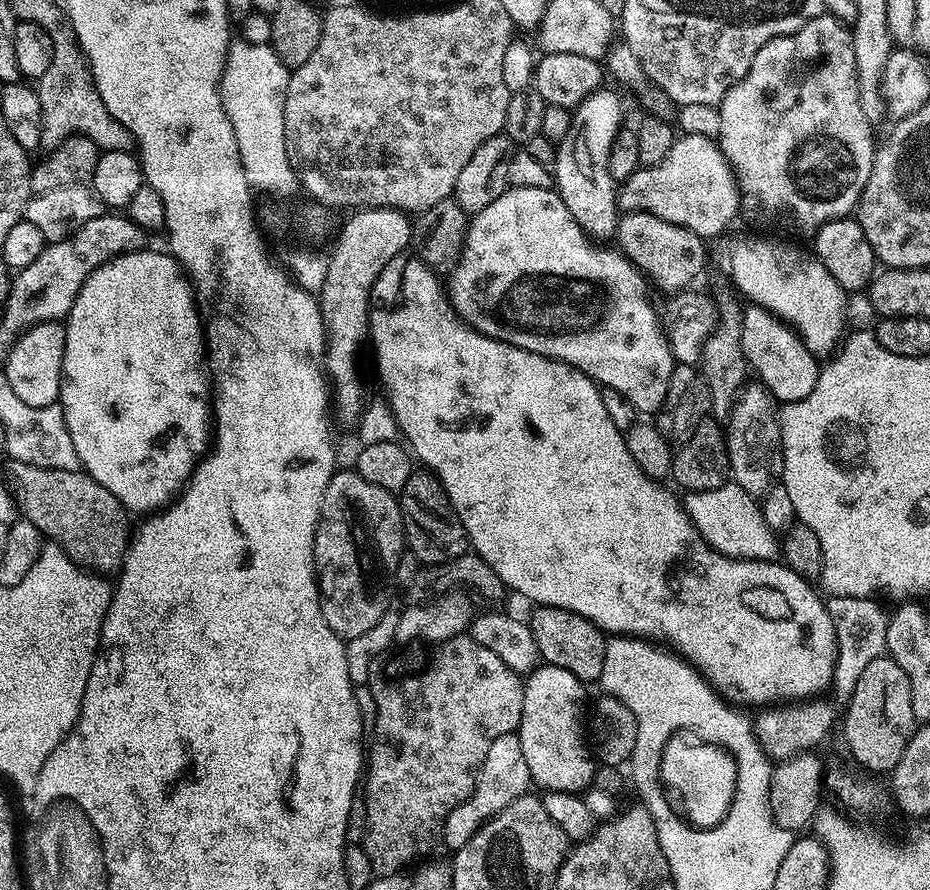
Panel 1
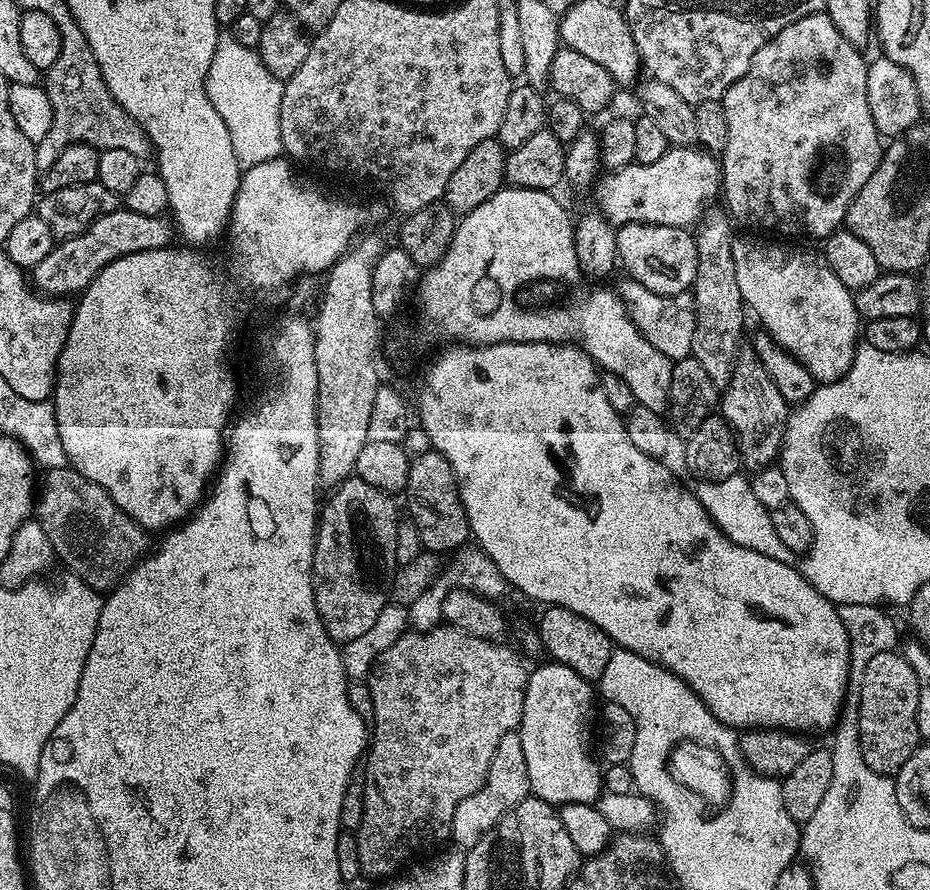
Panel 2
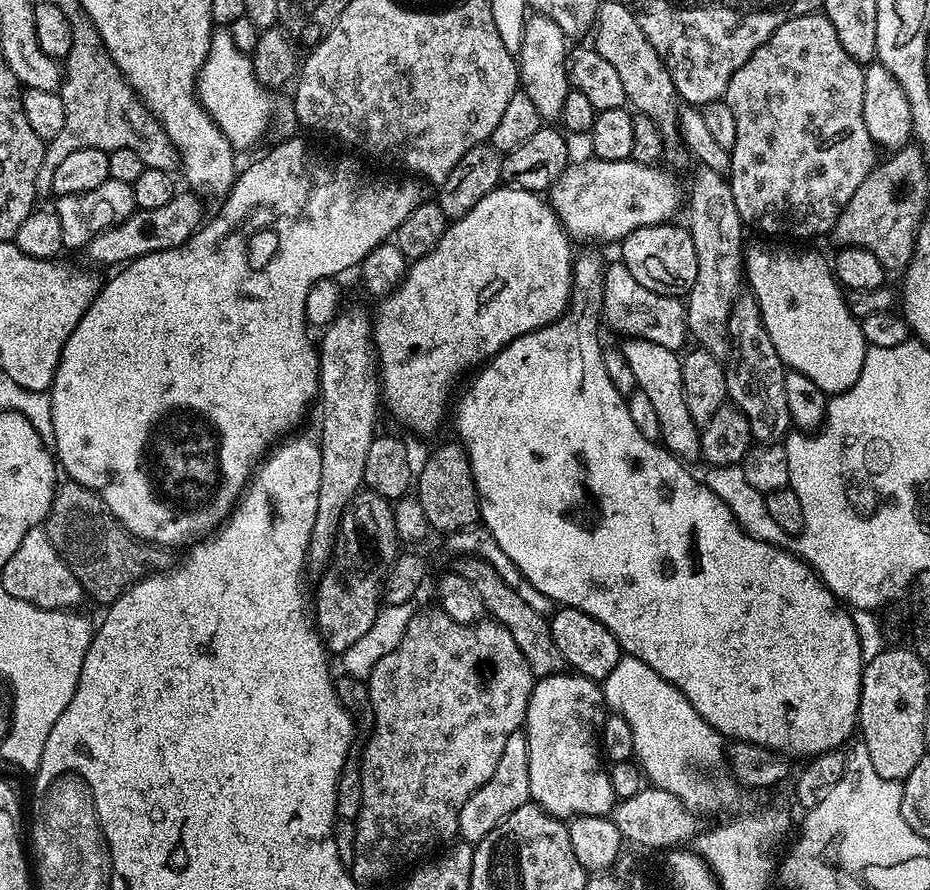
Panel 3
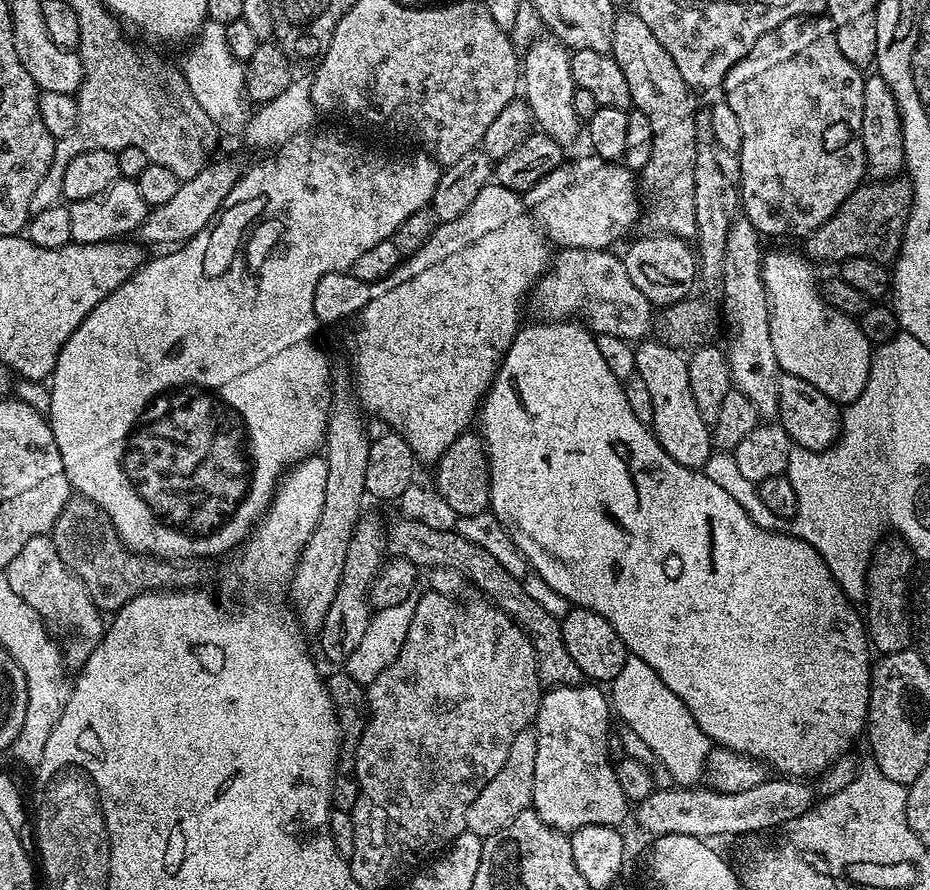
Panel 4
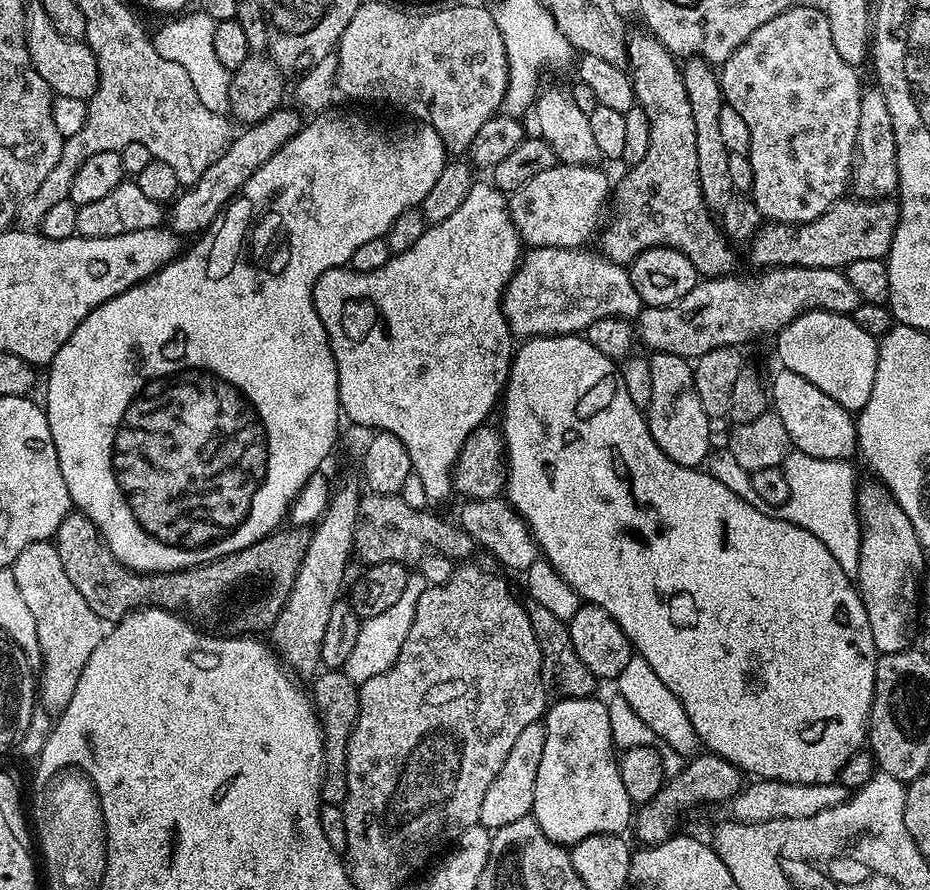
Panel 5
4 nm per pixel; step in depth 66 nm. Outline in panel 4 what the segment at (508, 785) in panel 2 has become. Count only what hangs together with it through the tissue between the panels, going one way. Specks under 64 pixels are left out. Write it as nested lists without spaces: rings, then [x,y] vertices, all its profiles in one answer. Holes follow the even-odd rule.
[[[524,728],[510,742],[510,754],[506,754],[506,762],[502,762],[502,770],[482,786],[482,794],[470,802],[470,810],[466,810],[467,831],[485,837],[498,834],[502,826],[510,826],[518,814],[532,808],[534,794],[534,761],[538,758],[538,738],[532,728]]]

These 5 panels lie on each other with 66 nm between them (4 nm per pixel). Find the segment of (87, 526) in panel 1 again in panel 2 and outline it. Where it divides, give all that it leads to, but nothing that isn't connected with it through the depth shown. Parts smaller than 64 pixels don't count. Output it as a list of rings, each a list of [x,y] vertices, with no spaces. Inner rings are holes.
[[[75,468],[47,469],[44,489],[39,489],[35,519],[40,521],[46,538],[50,538],[53,553],[65,564],[67,571],[77,576],[95,592],[107,594],[125,580],[137,563],[149,555],[149,533],[132,520],[110,498],[98,482],[90,482]]]

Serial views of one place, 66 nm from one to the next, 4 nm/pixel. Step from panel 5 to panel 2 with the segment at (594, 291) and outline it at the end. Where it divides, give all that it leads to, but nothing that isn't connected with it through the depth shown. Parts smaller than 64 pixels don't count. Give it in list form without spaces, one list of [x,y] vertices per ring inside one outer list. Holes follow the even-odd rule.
[[[624,278],[618,285],[618,291],[629,318],[634,322],[634,326],[638,326],[646,342],[654,346],[654,350],[662,350],[662,354],[666,354],[666,358],[673,362],[692,355],[696,329],[696,297],[691,291],[677,296],[663,296],[654,294],[654,290],[646,290],[646,286],[631,278]]]

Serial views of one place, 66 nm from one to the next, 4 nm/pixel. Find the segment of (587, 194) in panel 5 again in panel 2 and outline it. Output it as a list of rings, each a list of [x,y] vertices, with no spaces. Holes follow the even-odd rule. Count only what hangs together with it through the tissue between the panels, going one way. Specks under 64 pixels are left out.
[[[672,146],[658,158],[658,162],[634,163],[617,172],[601,175],[595,181],[595,188],[595,207],[613,226],[661,224],[688,228],[703,217],[711,205],[708,203],[721,195],[722,173],[713,153],[698,146]]]

